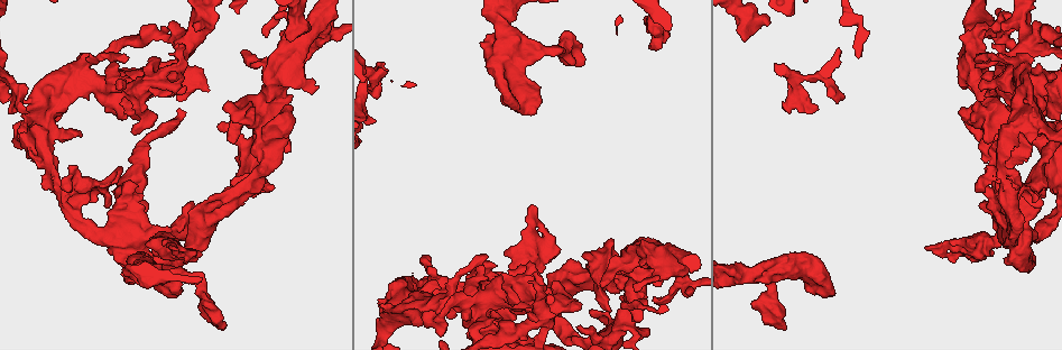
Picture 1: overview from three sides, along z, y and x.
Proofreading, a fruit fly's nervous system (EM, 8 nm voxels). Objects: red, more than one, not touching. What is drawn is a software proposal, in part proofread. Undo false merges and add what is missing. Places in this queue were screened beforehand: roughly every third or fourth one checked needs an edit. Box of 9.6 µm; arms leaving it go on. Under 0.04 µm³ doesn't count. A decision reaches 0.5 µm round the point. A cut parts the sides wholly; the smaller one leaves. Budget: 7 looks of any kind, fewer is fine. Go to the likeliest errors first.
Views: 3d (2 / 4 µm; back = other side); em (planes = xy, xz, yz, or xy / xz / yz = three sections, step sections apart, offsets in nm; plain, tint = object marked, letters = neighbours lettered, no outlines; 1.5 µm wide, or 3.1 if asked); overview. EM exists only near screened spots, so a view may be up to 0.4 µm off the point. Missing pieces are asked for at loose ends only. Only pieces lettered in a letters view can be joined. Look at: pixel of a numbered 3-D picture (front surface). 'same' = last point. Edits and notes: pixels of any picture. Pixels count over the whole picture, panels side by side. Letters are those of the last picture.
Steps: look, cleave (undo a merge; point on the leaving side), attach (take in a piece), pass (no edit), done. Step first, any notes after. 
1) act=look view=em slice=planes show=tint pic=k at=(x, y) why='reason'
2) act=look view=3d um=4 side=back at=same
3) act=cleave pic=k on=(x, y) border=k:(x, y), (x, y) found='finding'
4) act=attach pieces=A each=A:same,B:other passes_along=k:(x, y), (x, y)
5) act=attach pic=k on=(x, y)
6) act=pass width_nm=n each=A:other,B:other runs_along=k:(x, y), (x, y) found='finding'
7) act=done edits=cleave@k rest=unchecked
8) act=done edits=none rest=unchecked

act=look view=em slice=xz step=8 show=plain pic=1 at=(769, 23) why='free end'

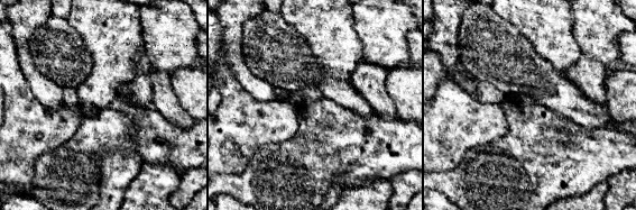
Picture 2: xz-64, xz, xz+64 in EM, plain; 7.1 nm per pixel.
act=look view=em slice=xz step=8 show=letters at=same

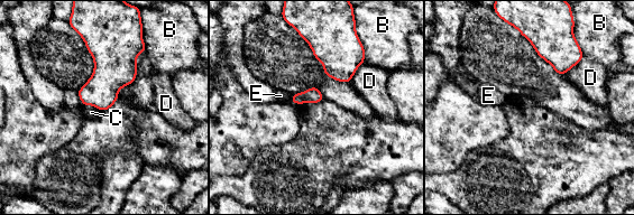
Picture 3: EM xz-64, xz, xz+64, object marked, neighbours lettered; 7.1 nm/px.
act=pass each=B:other,C:other,D:other,E:other border=3:(83, 104), (90, 104), (101, 111) found='none of them fits'

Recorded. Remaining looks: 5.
act=look view=em slice=xy step=8 show=tint pic=1 at=(27, 113) why='thin end'

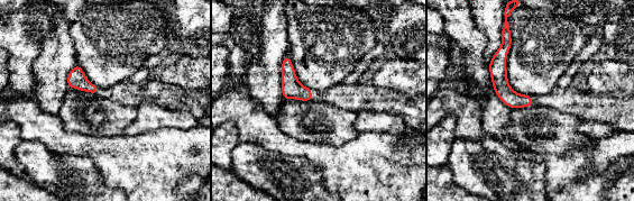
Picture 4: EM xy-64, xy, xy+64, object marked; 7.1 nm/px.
act=look view=em slice=planes show=letters at=same why='cut it another way'

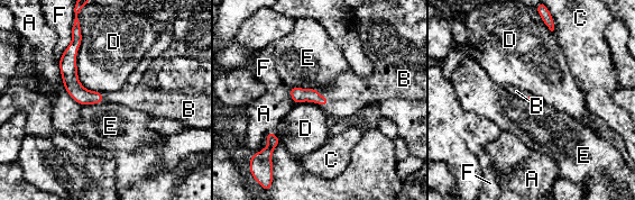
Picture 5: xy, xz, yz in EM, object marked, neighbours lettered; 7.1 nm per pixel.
act=attach pieces=B longest_contact=D:460nm each=A:other,B:same,C:other,D:other,E:other,F:other found='the cell continues'

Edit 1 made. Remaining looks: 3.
act=look view=em slice=planes show=plain pic=1 at=(53, 174) why='three-way junction'

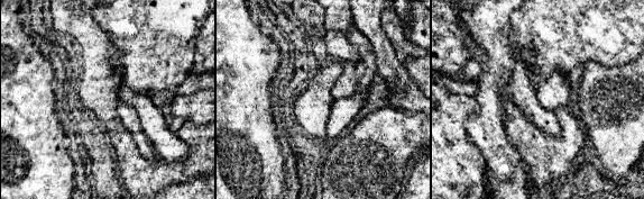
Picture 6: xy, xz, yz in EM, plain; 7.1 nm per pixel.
act=look view=em slice=planes show=letters at=same why='what lies round it'

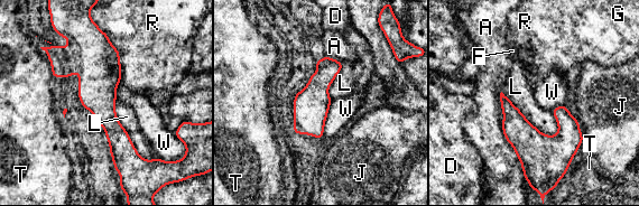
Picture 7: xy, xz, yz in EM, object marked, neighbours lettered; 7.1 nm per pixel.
act=pass each=A:other,D:other,F:other,G:other,J:other,L:other,R:other,T:other,W:other border=7:(501, 91), (542, 132), (558, 131) found='one cell here'

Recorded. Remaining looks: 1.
act=done edits=attach@5 rest=unchecked

